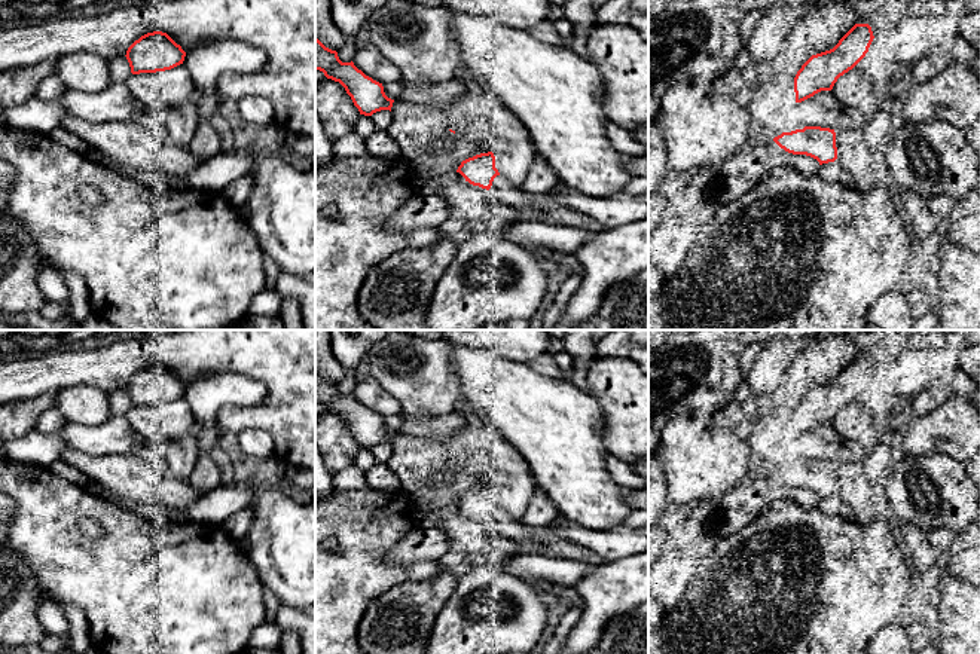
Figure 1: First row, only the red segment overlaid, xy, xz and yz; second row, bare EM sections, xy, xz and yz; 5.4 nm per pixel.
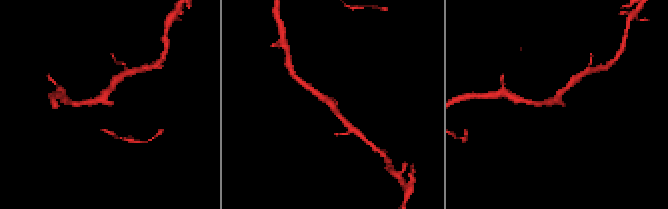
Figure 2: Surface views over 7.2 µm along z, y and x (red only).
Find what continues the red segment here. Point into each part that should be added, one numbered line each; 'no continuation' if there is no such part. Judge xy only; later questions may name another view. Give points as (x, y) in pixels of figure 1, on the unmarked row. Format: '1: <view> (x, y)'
no continuation

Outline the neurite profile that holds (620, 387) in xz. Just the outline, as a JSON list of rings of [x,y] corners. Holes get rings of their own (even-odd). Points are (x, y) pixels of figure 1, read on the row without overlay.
[[[596,357],[587,366],[586,392],[602,409],[602,437],[610,453],[626,464],[648,458],[648,375],[629,357]]]

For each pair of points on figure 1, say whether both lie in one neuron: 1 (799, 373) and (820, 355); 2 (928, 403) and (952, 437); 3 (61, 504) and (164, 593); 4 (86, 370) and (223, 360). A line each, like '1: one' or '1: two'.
1: one
2: two
3: one
4: one

